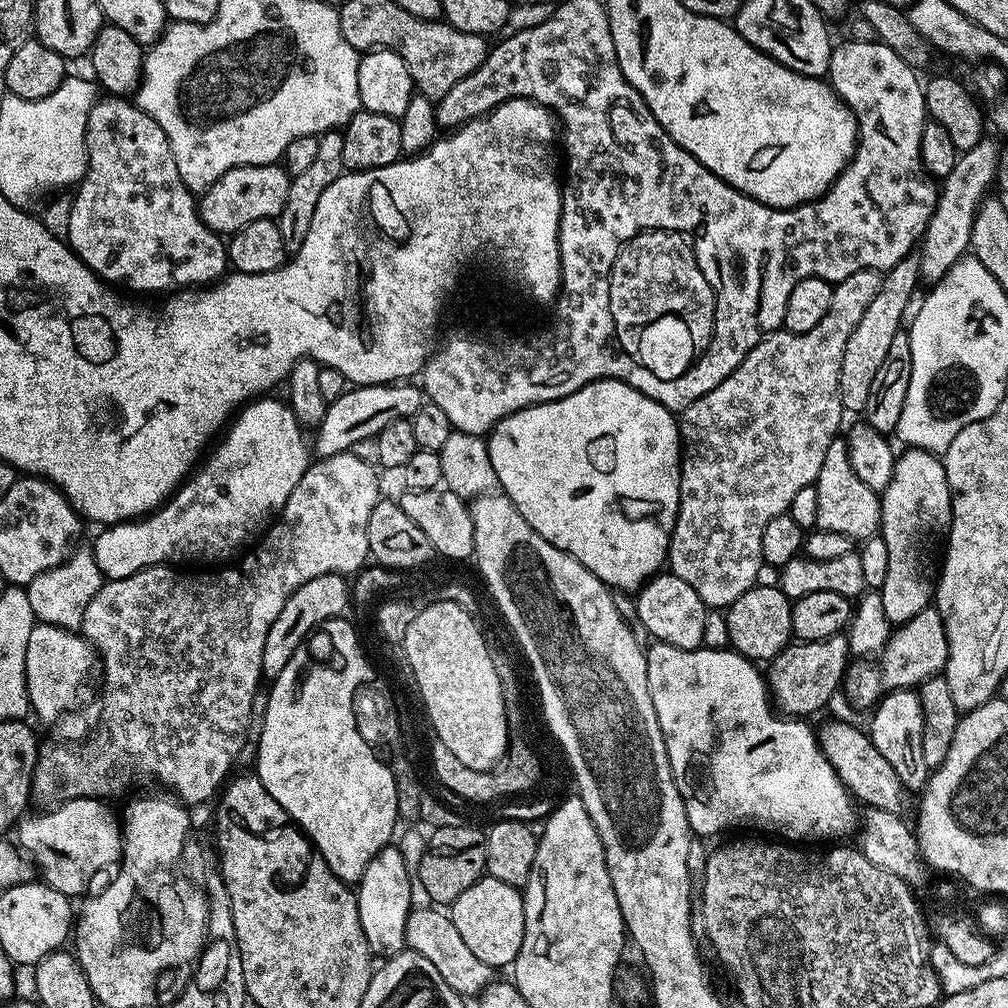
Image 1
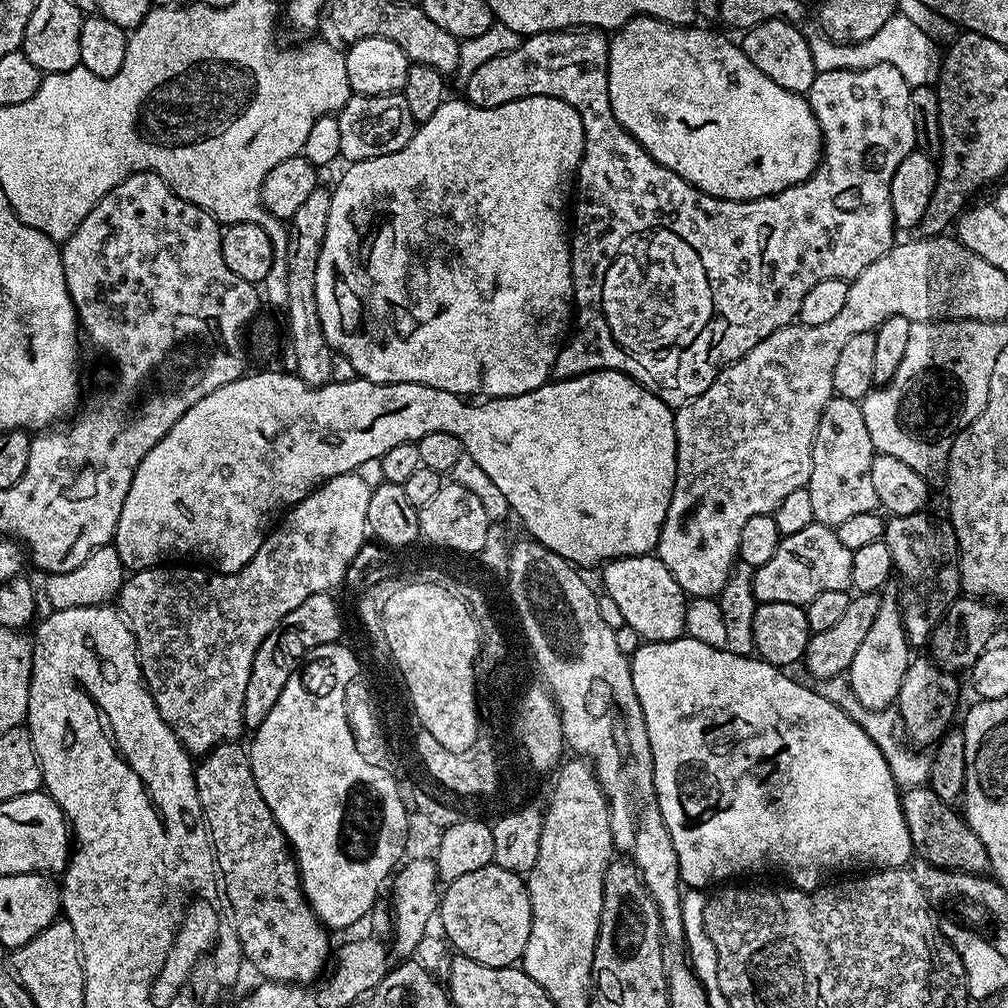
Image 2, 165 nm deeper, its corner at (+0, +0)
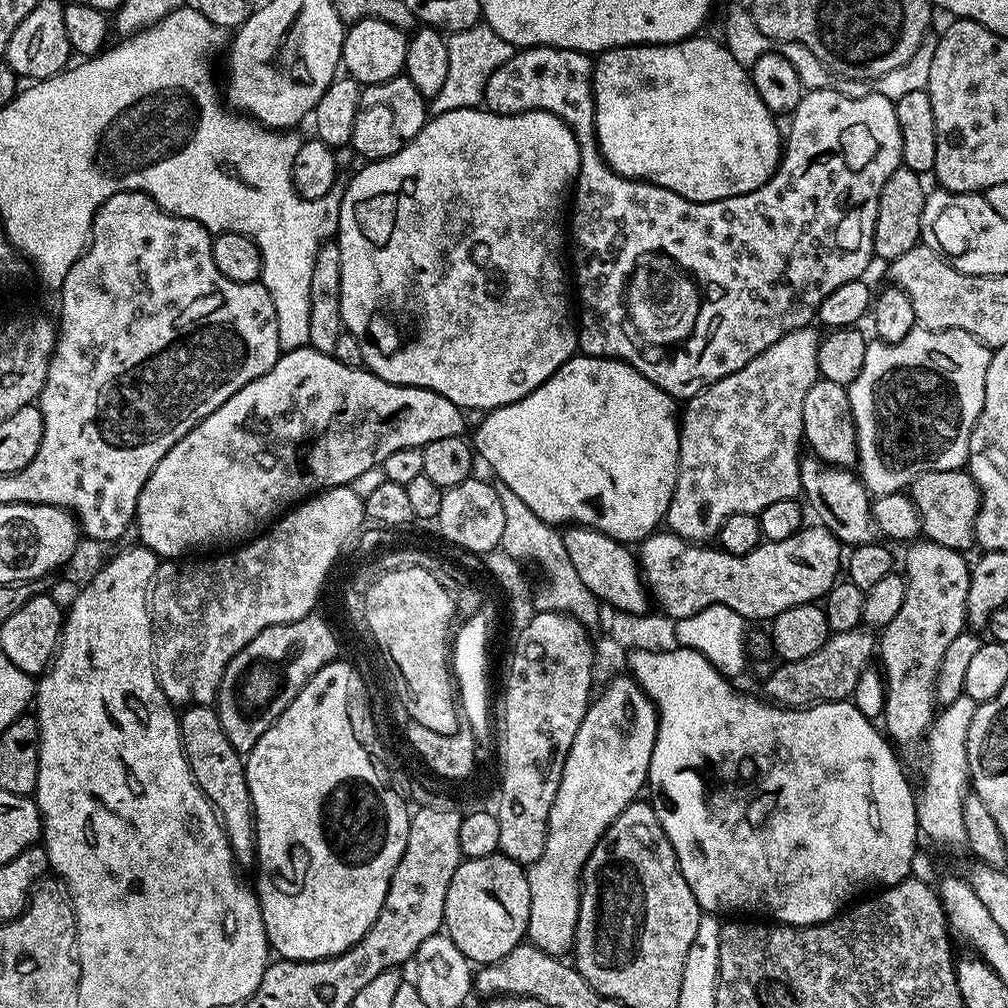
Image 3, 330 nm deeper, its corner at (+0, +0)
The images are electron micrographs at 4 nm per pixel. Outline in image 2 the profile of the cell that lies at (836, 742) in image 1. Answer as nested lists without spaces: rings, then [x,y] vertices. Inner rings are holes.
[[[921,786],[907,789],[903,793],[900,805],[906,818],[906,826],[910,830],[910,842],[913,853],[927,864],[934,864],[939,868],[949,868],[959,872],[974,872],[984,874],[989,871],[986,846],[982,846],[982,838],[970,830],[970,826],[964,821],[963,815],[956,812],[951,803],[938,794],[934,794],[931,788]]]

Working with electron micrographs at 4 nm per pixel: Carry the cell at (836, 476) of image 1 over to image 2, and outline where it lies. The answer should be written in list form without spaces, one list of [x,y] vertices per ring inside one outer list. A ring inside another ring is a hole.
[[[833,395],[826,410],[822,410],[822,418],[818,418],[818,430],[814,434],[812,443],[810,478],[806,485],[812,500],[815,523],[836,529],[842,522],[847,522],[849,518],[857,514],[874,512],[880,508],[878,493],[875,492],[872,479],[870,479],[870,462],[876,453],[877,450],[870,438],[870,430],[866,430],[866,418],[862,414],[860,404],[850,398]]]

